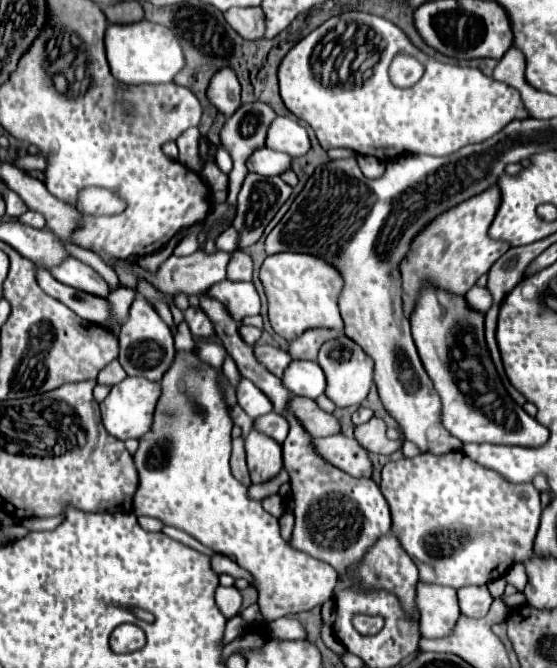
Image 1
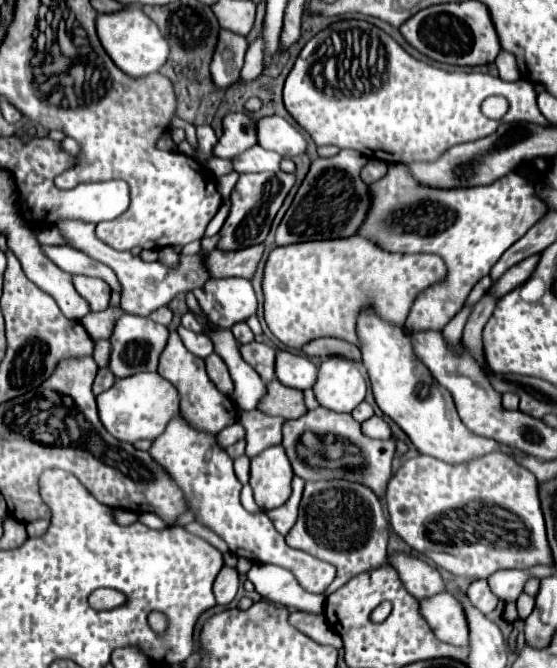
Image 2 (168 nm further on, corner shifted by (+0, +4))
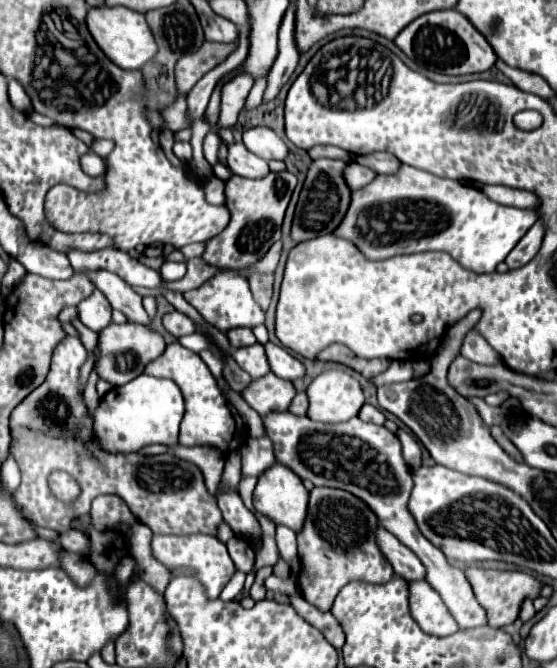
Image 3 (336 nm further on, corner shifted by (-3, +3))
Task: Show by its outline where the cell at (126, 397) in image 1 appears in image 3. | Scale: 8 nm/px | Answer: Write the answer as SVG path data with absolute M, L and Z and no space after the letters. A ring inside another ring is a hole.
M140 374L124 386L112 388L98 404L94 414L94 432L104 452L138 452L150 444L178 444L180 422L184 416L184 400L180 388L172 380Z

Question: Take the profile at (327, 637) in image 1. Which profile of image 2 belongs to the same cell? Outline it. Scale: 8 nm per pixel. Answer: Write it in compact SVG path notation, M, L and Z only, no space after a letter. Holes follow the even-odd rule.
M257 565L247 571L247 579L255 585L255 591L273 603L285 605L285 607L295 607L299 611L323 613L323 595L309 595L307 591L301 591L301 585L289 571L283 567L273 567L273 565Z

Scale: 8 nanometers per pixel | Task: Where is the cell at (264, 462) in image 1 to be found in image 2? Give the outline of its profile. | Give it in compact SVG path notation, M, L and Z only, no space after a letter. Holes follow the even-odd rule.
M281 445L267 447L251 459L249 483L255 493L255 501L263 511L281 507L291 495L293 469Z

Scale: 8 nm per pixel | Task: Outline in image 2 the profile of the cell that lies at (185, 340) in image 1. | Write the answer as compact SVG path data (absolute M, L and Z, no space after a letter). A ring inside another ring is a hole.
M171 331L171 335L169 335L169 343L167 343L167 347L161 355L161 361L159 361L159 373L177 387L179 397L181 397L181 413L185 415L189 425L217 435L221 429L225 429L227 425L236 421L238 409L232 399L223 395L211 383L211 379L205 373L205 361L187 351L187 347L183 345L177 331ZM229 407L232 407L232 409L229 409Z

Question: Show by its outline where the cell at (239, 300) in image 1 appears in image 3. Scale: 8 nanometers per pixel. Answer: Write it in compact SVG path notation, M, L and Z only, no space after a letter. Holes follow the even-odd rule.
M232 270L218 272L216 276L212 276L210 280L206 280L200 288L194 288L190 292L184 292L182 296L188 300L188 304L192 304L200 312L200 316L208 324L212 324L220 332L226 332L226 330L238 328L238 326L254 328L254 326L264 324L264 312L252 300L252 292L250 292L250 286L248 286L246 276L240 276L240 274L232 272Z

